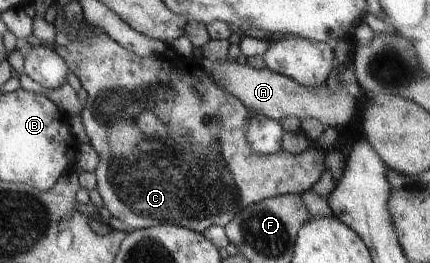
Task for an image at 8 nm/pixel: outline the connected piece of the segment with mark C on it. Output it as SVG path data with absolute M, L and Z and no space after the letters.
M72 19L68 23L74 31L84 31L84 39L74 37L69 39L67 45L59 46L54 41L52 45L66 63L68 71L78 79L87 93L79 115L89 144L99 157L94 169L97 181L95 189L109 214L126 223L129 230L164 223L202 234L211 225L224 228L238 211L254 202L289 193L301 194L318 187L325 169L326 151L318 145L310 144L304 151L294 155L282 149L270 155L252 153L242 131L249 109L226 89L216 85L195 57L176 54L168 57L162 53L138 57L103 33L84 29Z

